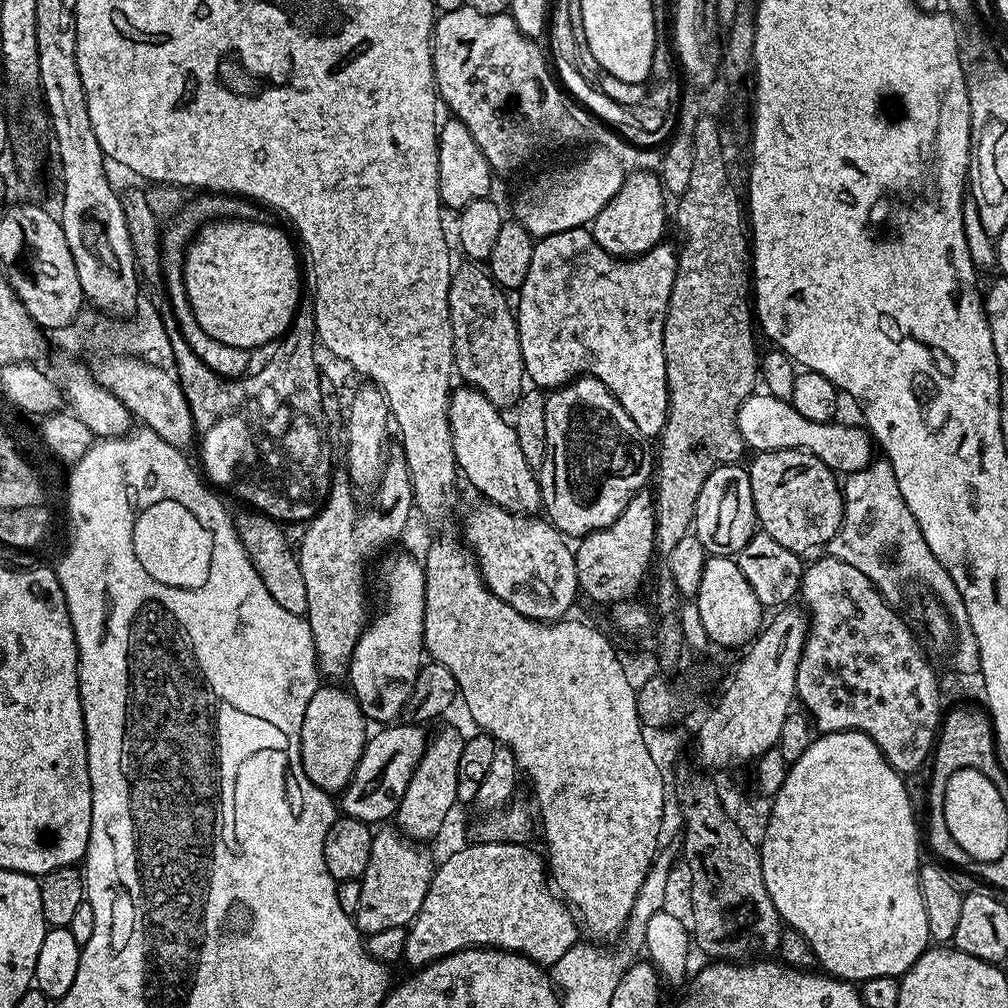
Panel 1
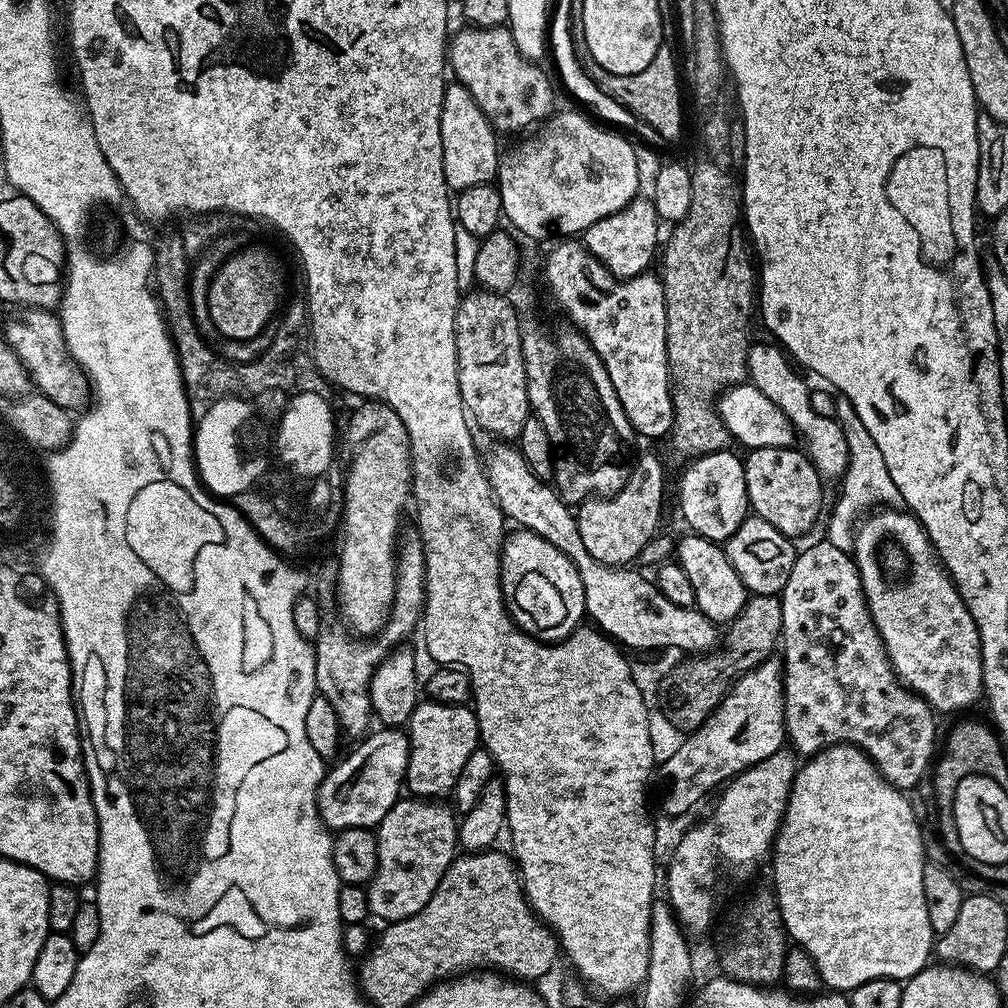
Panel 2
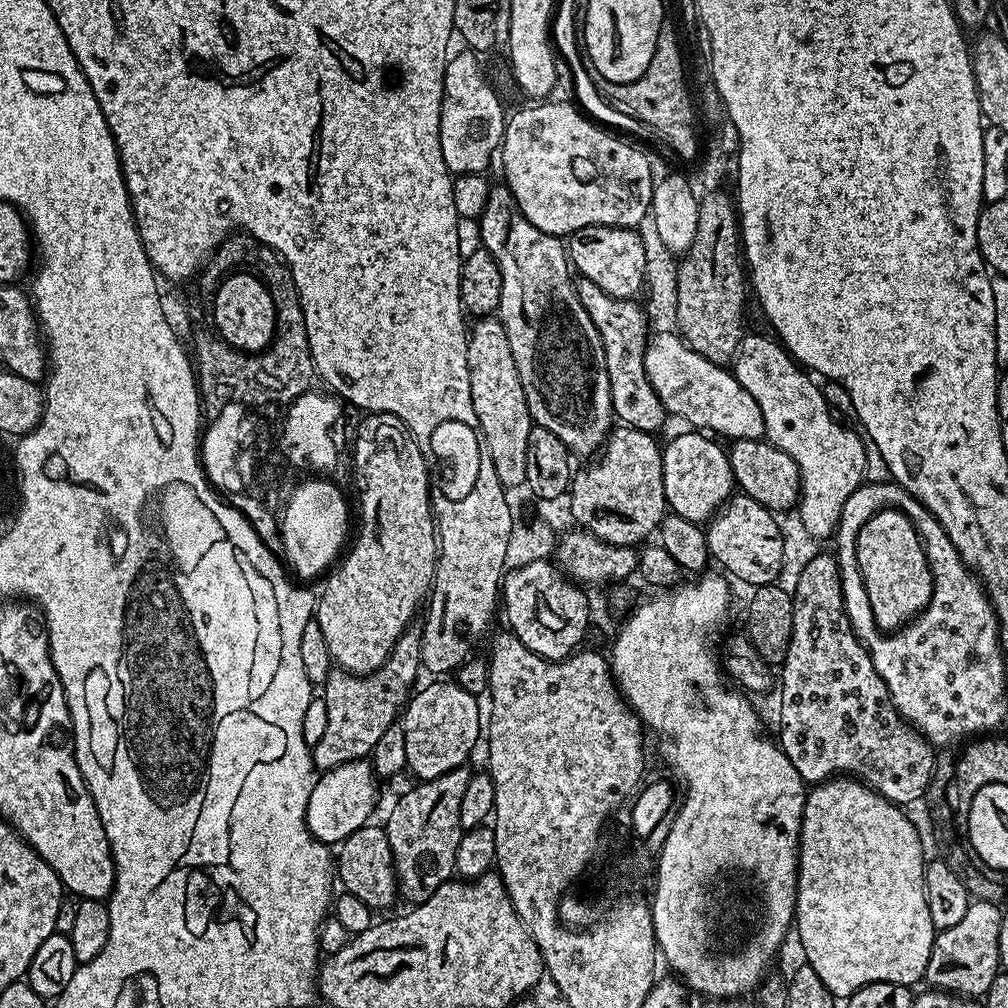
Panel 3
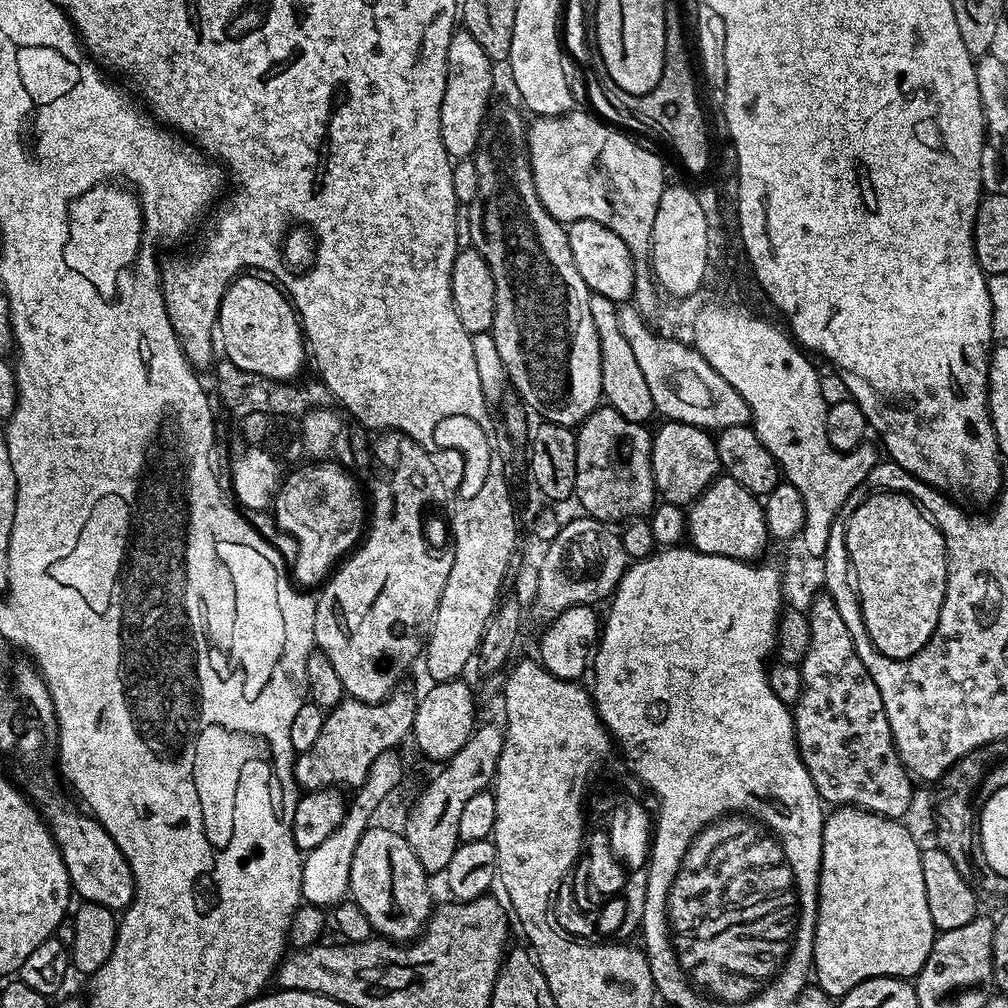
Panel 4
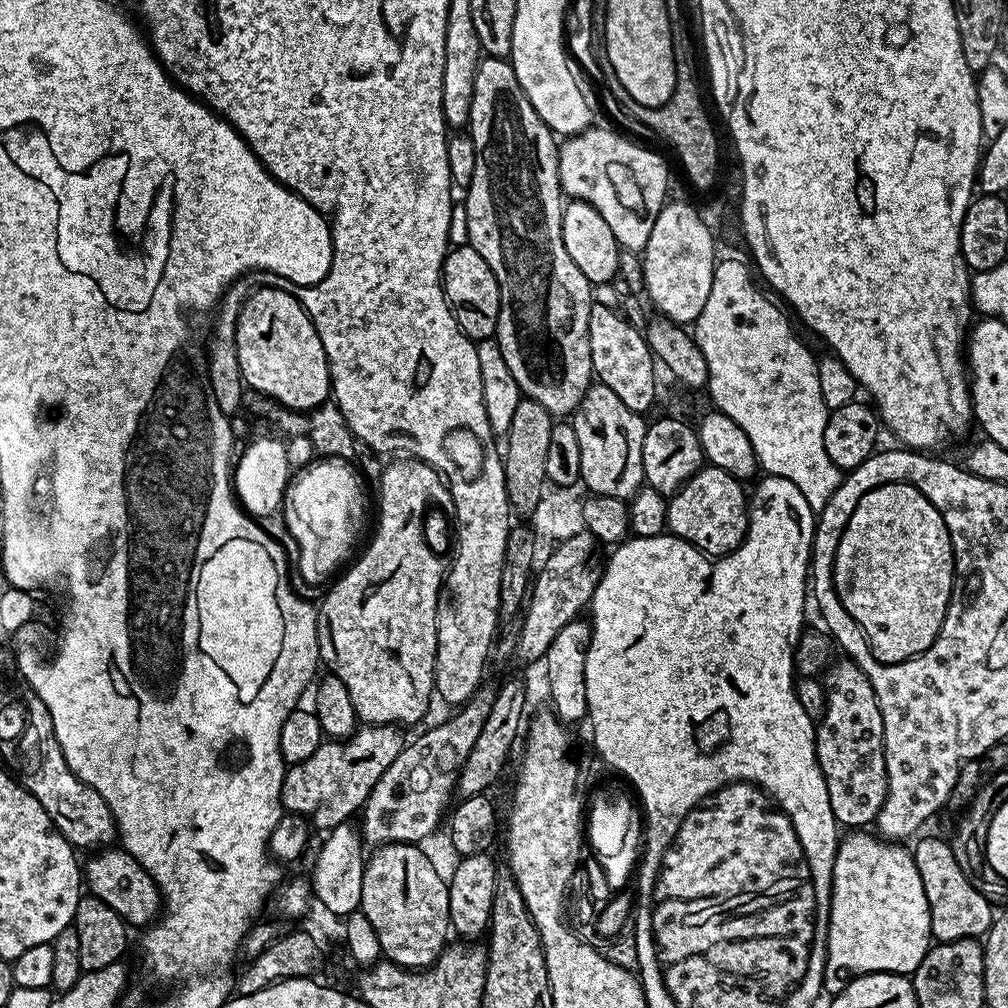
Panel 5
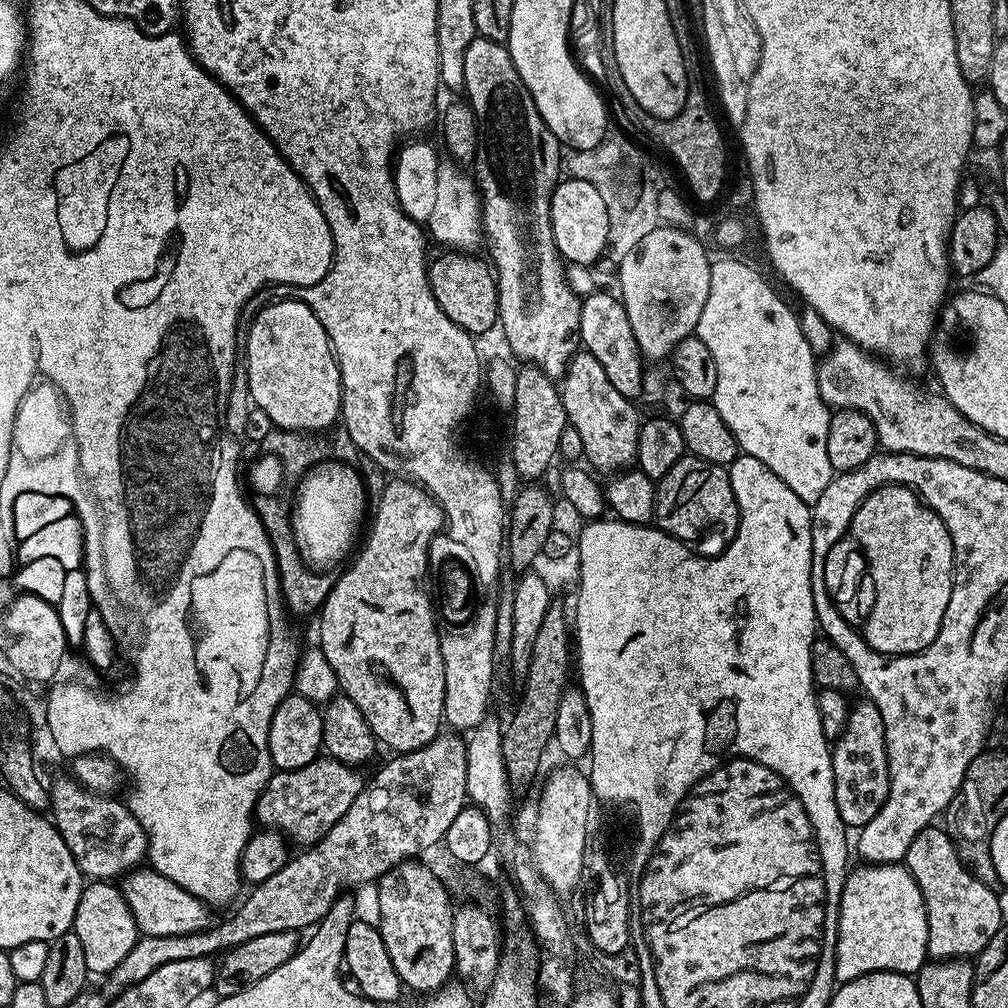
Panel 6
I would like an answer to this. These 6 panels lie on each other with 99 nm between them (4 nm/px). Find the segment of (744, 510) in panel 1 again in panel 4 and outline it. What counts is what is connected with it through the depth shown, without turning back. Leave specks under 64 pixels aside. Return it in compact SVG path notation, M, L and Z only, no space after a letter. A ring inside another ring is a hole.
M674 420L661 424L652 437L652 473L657 493L667 503L691 505L721 475L716 441L705 429L696 425Z

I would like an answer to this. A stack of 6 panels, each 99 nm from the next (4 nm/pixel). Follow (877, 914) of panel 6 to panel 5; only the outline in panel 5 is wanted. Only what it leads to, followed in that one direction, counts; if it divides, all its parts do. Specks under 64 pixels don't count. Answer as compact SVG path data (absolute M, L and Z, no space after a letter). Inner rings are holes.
M853 831L836 845L824 963L823 991L828 994L841 992L857 976L865 976L871 972L911 974L933 943L926 890L922 890L922 874L918 874L912 852L904 849L903 843L864 831Z

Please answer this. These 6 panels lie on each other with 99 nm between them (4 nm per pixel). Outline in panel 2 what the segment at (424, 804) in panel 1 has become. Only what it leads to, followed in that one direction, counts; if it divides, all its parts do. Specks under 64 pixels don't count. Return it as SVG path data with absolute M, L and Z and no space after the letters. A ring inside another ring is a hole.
M422 700L406 723L408 760L405 787L417 799L438 800L447 797L457 784L463 763L479 747L475 711L467 705L442 704Z

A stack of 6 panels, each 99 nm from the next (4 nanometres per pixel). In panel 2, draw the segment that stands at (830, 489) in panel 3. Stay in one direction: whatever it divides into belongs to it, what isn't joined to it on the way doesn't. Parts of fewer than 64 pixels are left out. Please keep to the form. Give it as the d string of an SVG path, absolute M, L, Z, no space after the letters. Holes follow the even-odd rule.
M753 343L749 347L747 379L782 410L798 433L799 439L804 439L803 451L821 478L825 481L839 481L848 469L848 447L840 423L836 419L822 417L814 412L810 386L799 376L801 373L794 367L793 361L775 343L772 344Z

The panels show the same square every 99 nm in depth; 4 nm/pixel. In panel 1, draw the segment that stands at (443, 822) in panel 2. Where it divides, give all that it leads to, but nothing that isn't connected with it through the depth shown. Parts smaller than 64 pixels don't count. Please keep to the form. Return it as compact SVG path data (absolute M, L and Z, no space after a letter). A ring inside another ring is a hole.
M388 826L375 829L370 858L365 872L359 878L362 898L358 902L354 919L358 931L369 937L382 930L407 929L426 898L426 890L430 886L434 871L434 859L432 860L431 854L424 849L427 847L409 839L396 826L384 827Z

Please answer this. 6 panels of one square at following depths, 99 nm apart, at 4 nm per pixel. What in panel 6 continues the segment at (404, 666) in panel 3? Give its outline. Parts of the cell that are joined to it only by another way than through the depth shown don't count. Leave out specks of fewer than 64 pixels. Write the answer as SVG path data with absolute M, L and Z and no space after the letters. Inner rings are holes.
M317 758L298 770L273 771L256 803L255 823L283 832L293 845L316 844L333 828L338 818L350 810L354 798L358 798L363 790L366 776L360 772L363 771L359 767L331 758Z

